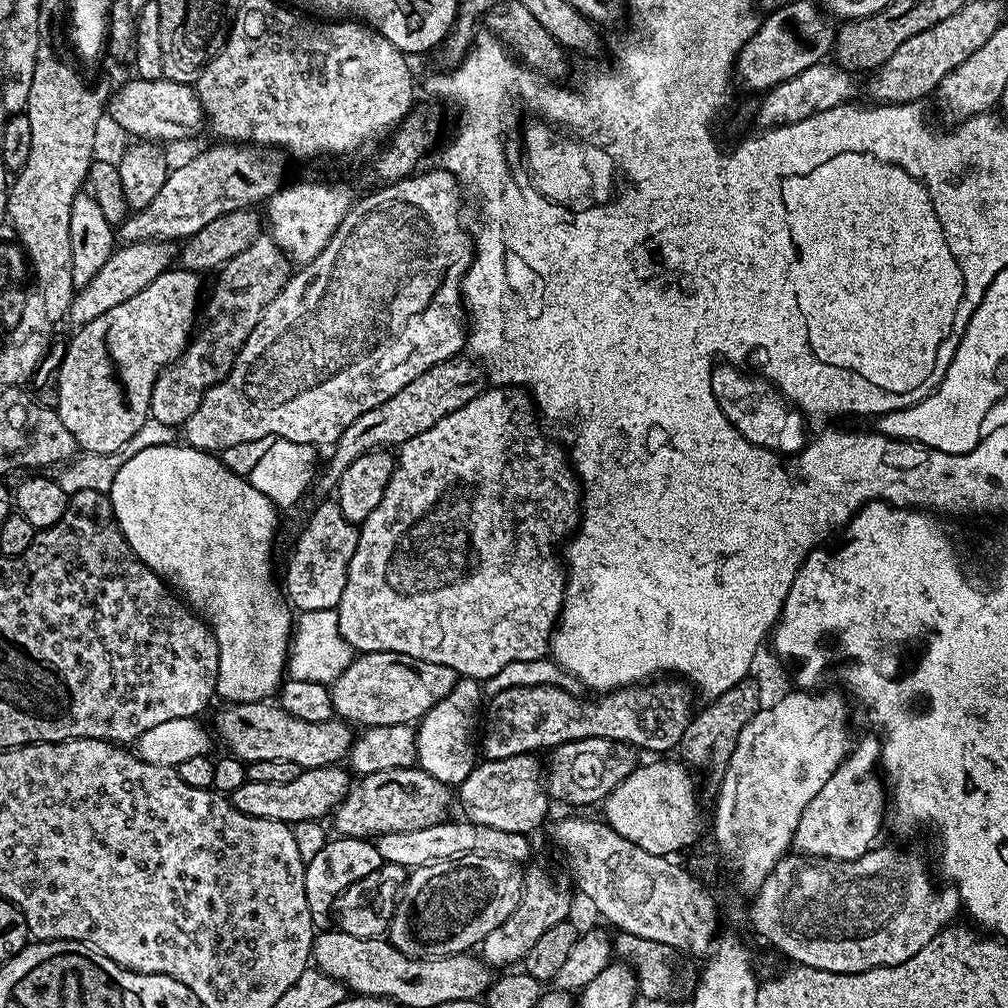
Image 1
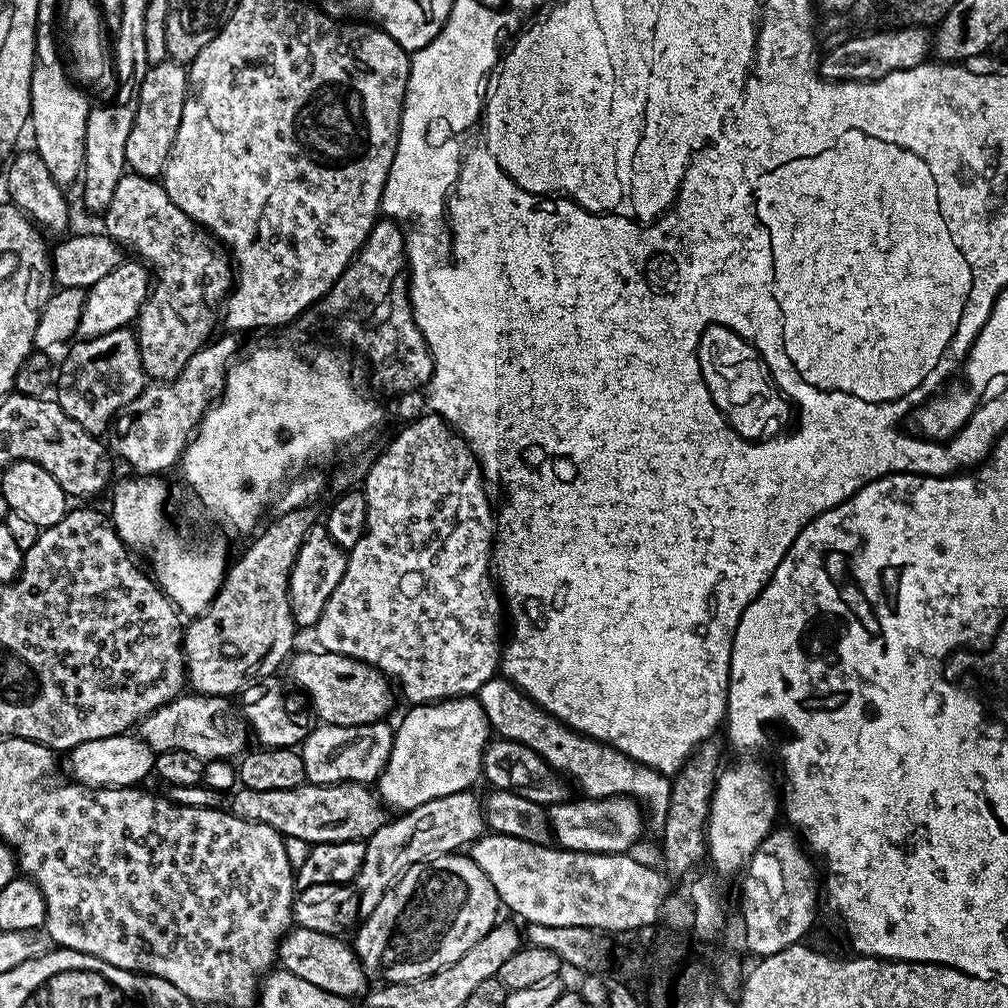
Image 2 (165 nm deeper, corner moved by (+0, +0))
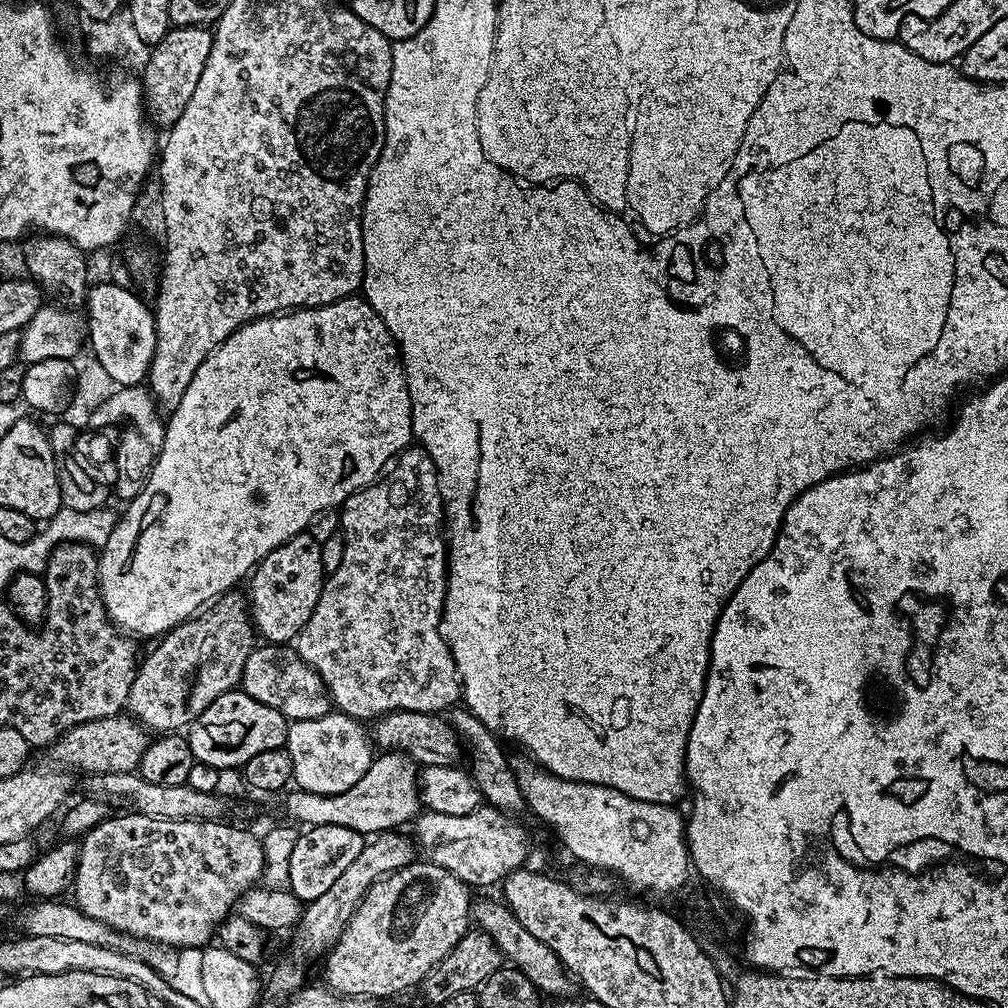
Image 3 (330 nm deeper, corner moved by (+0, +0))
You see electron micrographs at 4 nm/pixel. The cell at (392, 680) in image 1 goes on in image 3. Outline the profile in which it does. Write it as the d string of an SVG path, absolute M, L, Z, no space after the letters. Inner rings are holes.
M262 644L254 648L243 667L240 686L252 698L278 710L290 722L324 717L332 710L331 697L320 675L305 663L290 644Z

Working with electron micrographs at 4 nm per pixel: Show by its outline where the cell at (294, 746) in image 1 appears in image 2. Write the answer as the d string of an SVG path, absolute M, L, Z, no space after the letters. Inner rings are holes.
M181 694L141 720L138 735L157 754L166 750L186 750L205 762L236 758L249 747L250 729L234 704L232 709L232 704L233 701L226 696Z

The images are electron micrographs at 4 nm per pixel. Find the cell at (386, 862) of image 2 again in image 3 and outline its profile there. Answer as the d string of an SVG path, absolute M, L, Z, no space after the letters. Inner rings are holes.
M393 830L369 839L365 843L362 854L358 854L358 858L354 858L354 862L350 862L350 866L346 866L346 871L330 885L330 890L326 890L326 894L322 894L322 898L307 901L300 921L296 924L292 934L294 935L292 960L278 965L273 970L272 977L269 980L267 977L266 980L266 996L269 996L274 1003L283 1005L285 1001L305 987L304 964L310 963L311 960L317 959L316 961L319 961L325 953L336 945L342 930L350 922L354 910L370 890L370 886L374 882L384 879L391 872L396 872L413 863L413 845L411 843L408 845L406 841L400 840L400 834L399 831Z

